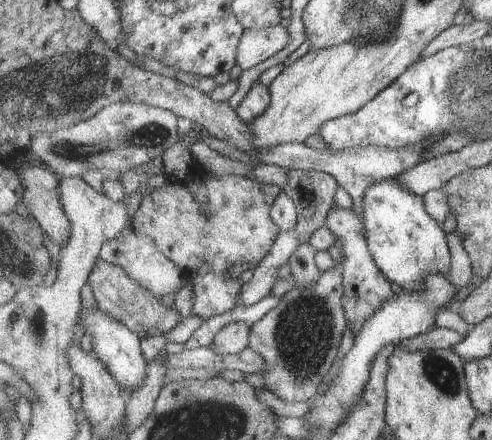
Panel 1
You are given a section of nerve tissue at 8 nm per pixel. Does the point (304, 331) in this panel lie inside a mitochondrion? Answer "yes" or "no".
yes

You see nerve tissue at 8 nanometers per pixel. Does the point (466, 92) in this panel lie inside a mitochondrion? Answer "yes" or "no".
yes

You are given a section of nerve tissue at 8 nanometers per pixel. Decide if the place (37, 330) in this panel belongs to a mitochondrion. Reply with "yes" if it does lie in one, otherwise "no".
yes

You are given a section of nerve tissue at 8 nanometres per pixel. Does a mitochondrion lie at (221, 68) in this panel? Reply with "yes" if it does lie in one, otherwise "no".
no

